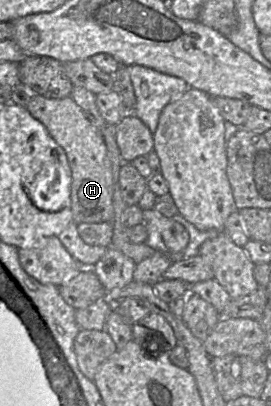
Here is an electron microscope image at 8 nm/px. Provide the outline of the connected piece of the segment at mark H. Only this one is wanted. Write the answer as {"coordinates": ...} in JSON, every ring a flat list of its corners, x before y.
{"coordinates":[[33,94,25,108,45,126,50,136,66,153,72,172,73,222,75,224,112,222,114,219,112,166,101,132,93,126,71,95,55,99]]}

